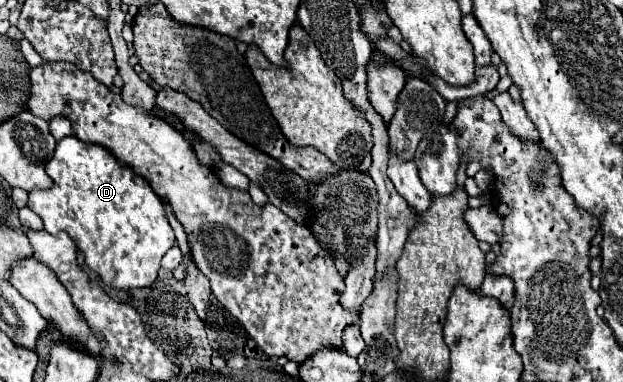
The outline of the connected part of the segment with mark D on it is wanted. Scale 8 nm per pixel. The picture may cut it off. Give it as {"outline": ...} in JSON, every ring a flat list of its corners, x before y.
{"outline":[[66,136,58,142,52,160,46,164,46,172,52,176,54,186,28,194,28,208,44,220,44,230,50,234,66,232,78,250,84,252,86,266,96,272,106,286,122,290,150,286,156,280,162,256,176,244,162,200,154,194,150,184,124,164,116,162,106,148,86,144,76,136]]}

